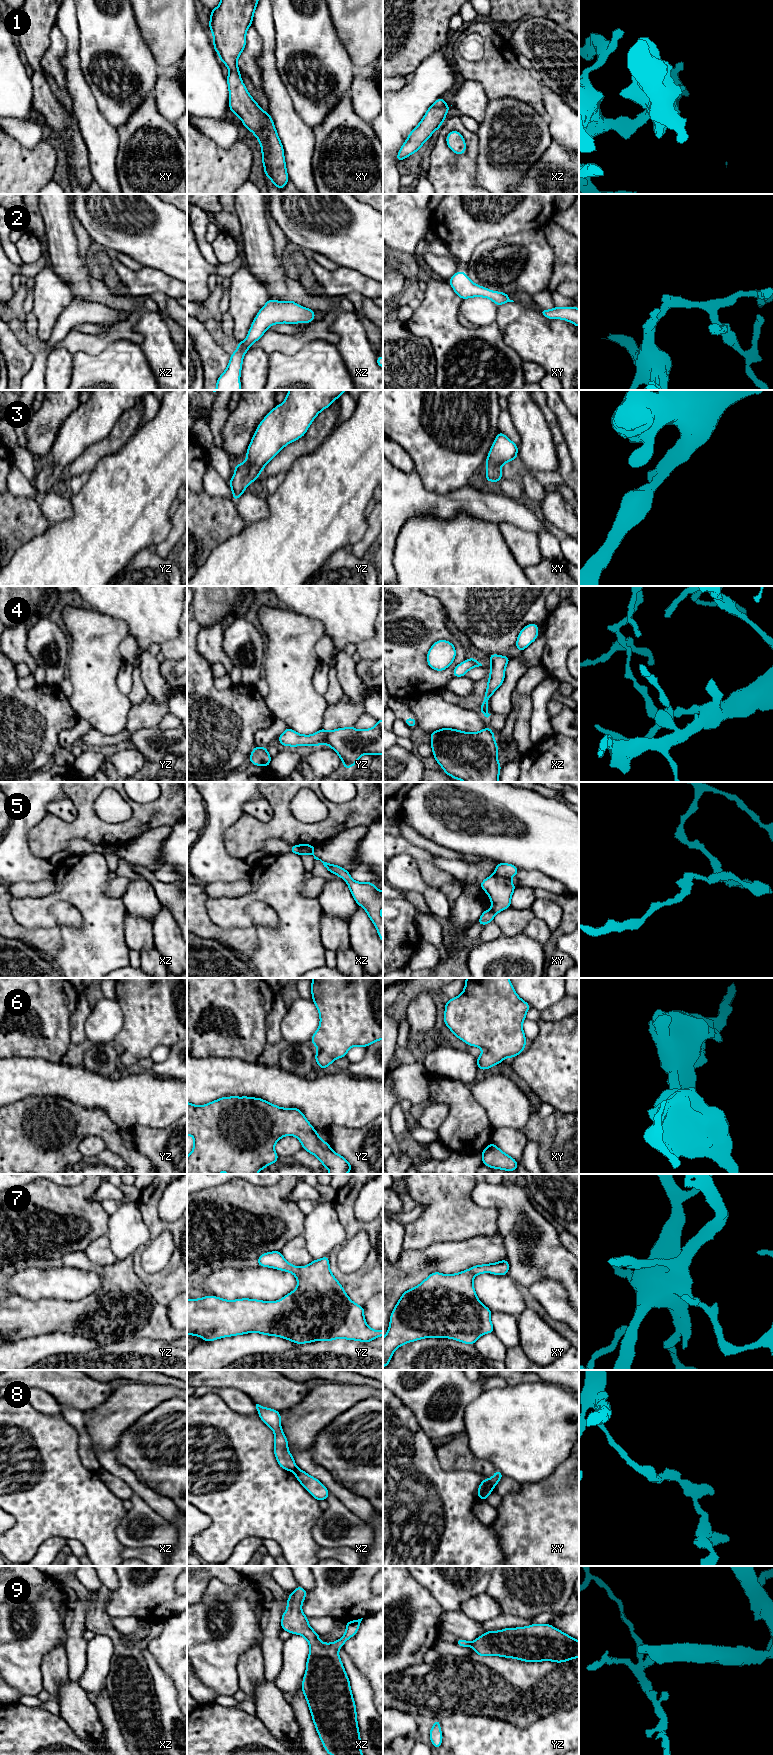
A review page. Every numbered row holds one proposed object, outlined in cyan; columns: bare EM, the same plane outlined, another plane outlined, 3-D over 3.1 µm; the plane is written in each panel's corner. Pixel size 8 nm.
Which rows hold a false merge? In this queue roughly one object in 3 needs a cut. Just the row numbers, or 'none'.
5, 8

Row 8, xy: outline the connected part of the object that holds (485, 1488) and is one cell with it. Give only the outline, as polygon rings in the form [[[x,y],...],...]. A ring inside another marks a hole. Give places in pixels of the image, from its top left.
[[[485,1478],[478,1487],[478,1498],[482,1500],[486,1500],[492,1491],[493,1491],[493,1487],[489,1479]]]

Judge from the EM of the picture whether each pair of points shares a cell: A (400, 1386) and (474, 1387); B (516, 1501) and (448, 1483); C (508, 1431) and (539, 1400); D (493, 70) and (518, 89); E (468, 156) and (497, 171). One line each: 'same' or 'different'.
A: same
B: different
C: same
D: same
E: different

